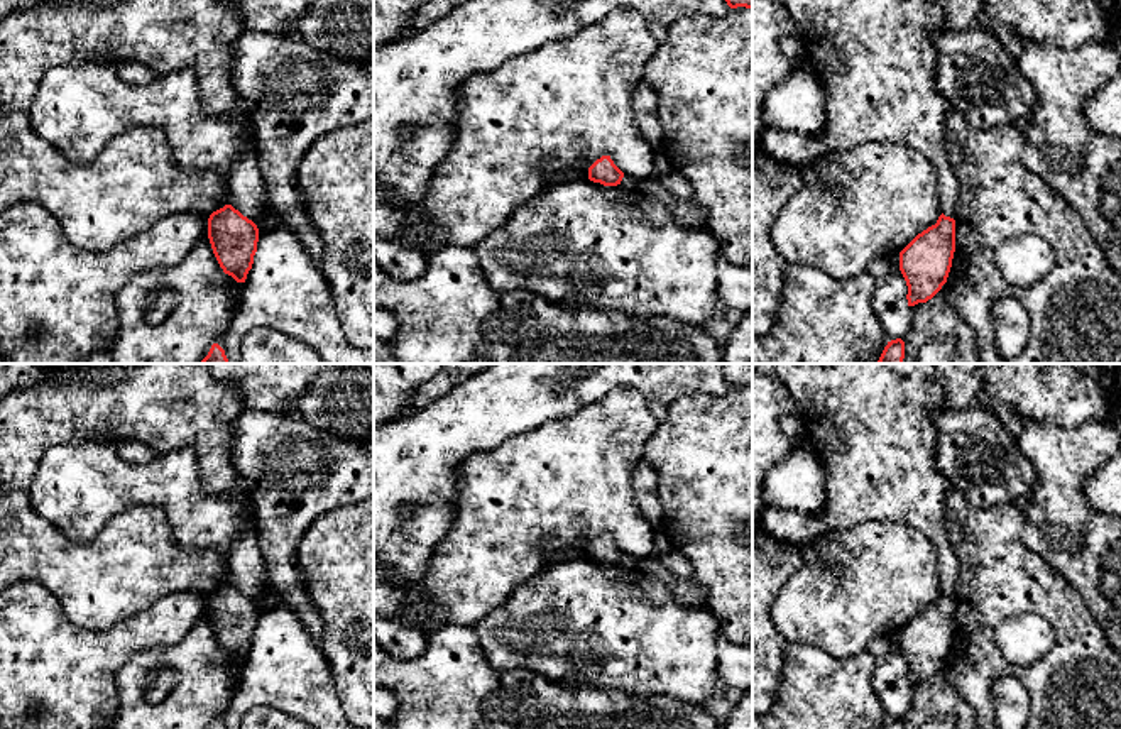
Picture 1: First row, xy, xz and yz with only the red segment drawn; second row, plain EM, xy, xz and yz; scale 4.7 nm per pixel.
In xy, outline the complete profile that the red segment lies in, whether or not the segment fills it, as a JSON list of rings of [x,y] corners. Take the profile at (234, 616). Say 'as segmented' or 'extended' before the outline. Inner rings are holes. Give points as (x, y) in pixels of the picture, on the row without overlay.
as segmented; [[[225,584],[210,594],[208,617],[223,651],[245,661],[257,631],[257,604],[232,584]]]

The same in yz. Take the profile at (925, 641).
as segmented; [[[938,595],[900,631],[900,650],[908,665],[908,685],[927,682],[947,661],[955,631],[955,599]]]

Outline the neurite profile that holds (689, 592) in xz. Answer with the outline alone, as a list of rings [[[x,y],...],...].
[[[656,553],[639,560],[637,568],[661,580],[681,604],[710,609],[710,600],[705,589],[692,578],[680,578],[673,575],[659,562],[659,556]]]

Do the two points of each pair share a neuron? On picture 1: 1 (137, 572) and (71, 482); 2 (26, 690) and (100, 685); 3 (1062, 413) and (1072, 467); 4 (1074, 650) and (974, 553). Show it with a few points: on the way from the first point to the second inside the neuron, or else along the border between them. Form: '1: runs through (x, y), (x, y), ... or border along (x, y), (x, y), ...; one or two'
1: border along (137, 504), (115, 513), (87, 542), (65, 537); two
2: runs through (44, 685), (82, 685); one
3: border along (1027, 418), (1062, 427), (1103, 420); two
4: runs through (1064, 619), (1028, 584), (1005, 577); one

